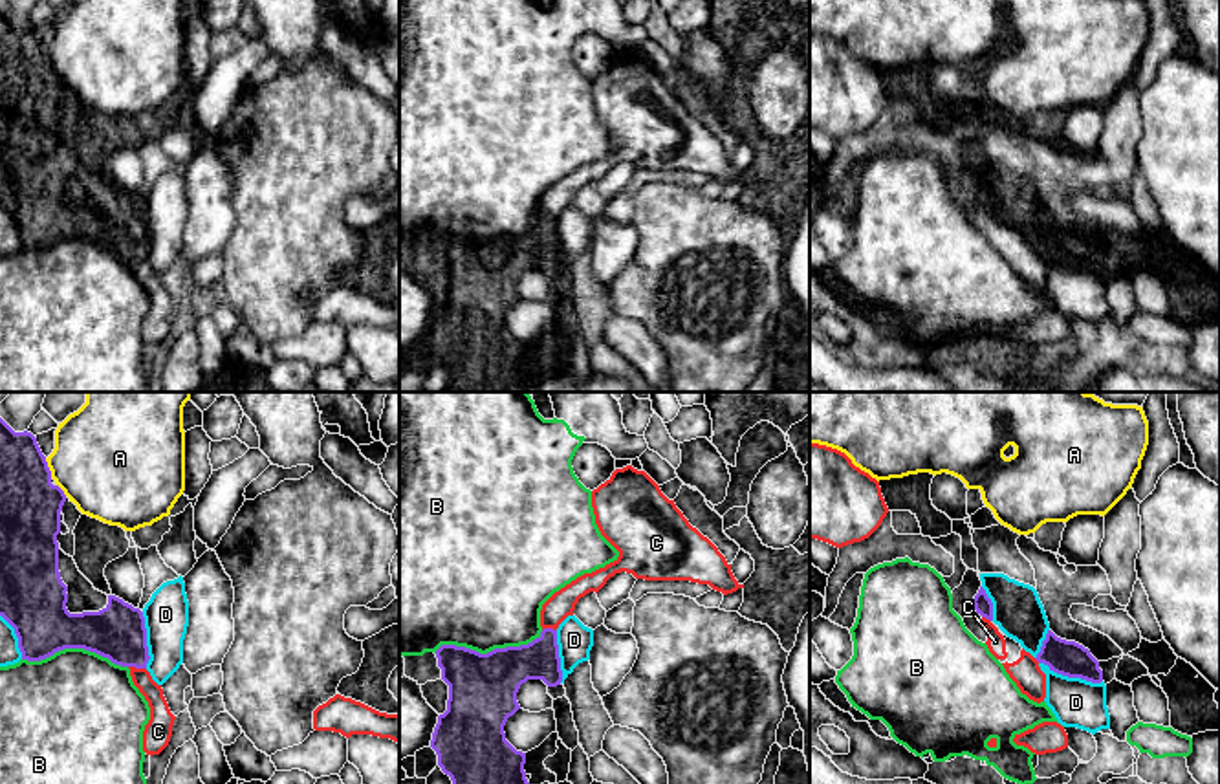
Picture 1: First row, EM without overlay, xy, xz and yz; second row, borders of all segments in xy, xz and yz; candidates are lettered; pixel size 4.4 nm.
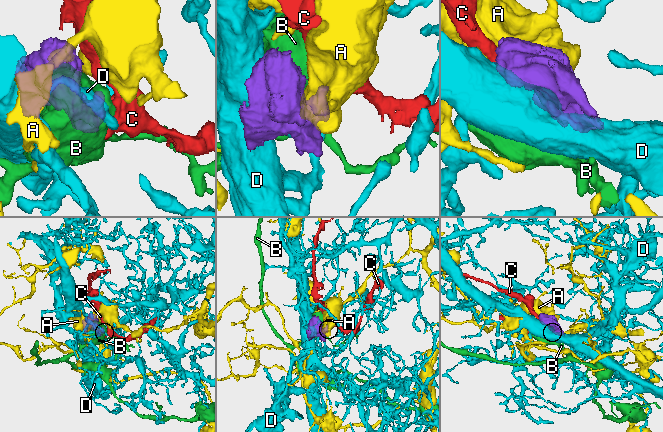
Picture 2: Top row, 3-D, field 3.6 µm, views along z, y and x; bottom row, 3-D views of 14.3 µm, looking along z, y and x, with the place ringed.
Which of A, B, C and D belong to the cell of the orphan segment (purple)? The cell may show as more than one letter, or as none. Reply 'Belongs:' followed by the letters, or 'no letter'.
Belongs: C

